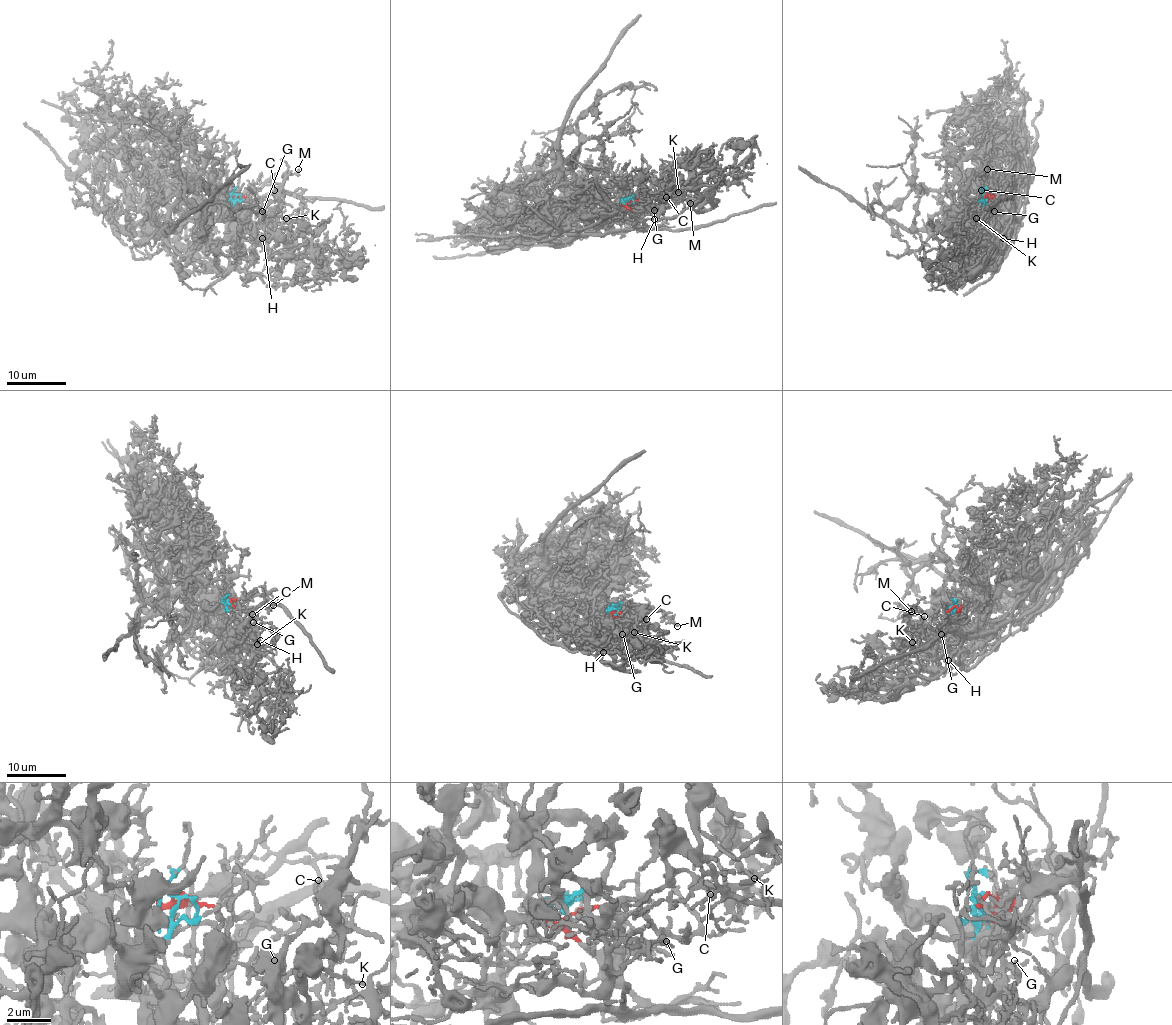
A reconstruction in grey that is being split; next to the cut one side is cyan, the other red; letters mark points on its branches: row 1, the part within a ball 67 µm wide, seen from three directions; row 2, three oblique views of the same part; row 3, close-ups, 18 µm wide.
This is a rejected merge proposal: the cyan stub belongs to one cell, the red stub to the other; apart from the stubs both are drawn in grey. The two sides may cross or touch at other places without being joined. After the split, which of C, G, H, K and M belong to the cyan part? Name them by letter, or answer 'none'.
C, G, H, K, M

